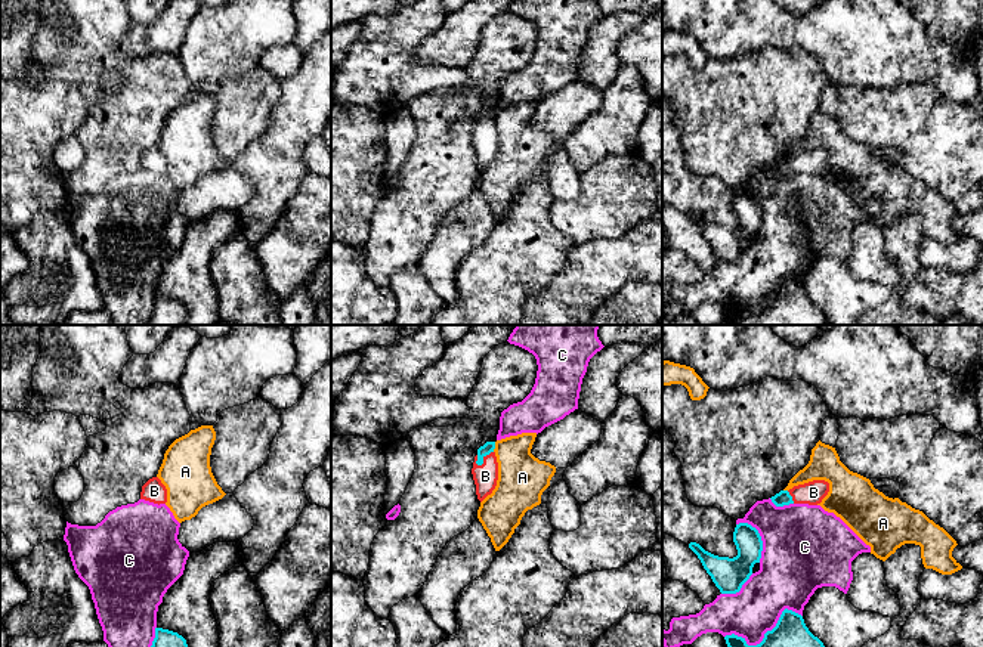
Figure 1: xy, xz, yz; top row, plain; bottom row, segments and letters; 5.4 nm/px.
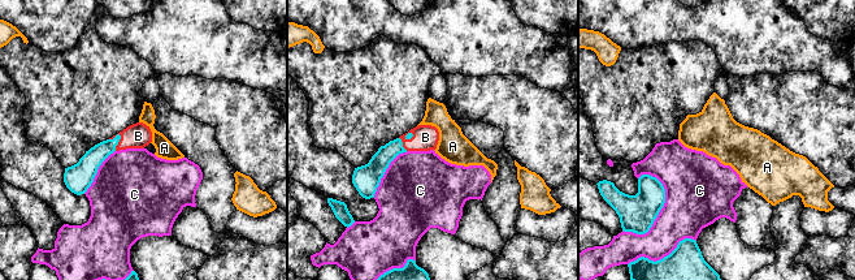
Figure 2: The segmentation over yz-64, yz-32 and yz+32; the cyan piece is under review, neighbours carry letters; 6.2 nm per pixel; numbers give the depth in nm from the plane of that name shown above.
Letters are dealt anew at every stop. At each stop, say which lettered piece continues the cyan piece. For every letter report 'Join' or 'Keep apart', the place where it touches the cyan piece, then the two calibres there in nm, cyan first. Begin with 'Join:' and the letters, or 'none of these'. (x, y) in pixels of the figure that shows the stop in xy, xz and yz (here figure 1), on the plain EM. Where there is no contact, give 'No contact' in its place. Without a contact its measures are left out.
Join: B
A: Keep apart. Touches cyan at xz (494, 115). Thickness 60 nm (cyan) against 260 nm
B: Join. Touches cyan at xz (482, 129). Thickness 60 nm (cyan) against 140 nm
C: Keep apart. Touches cyan at yz (764, 303). Thickness 340 nm (cyan) against 280 nm

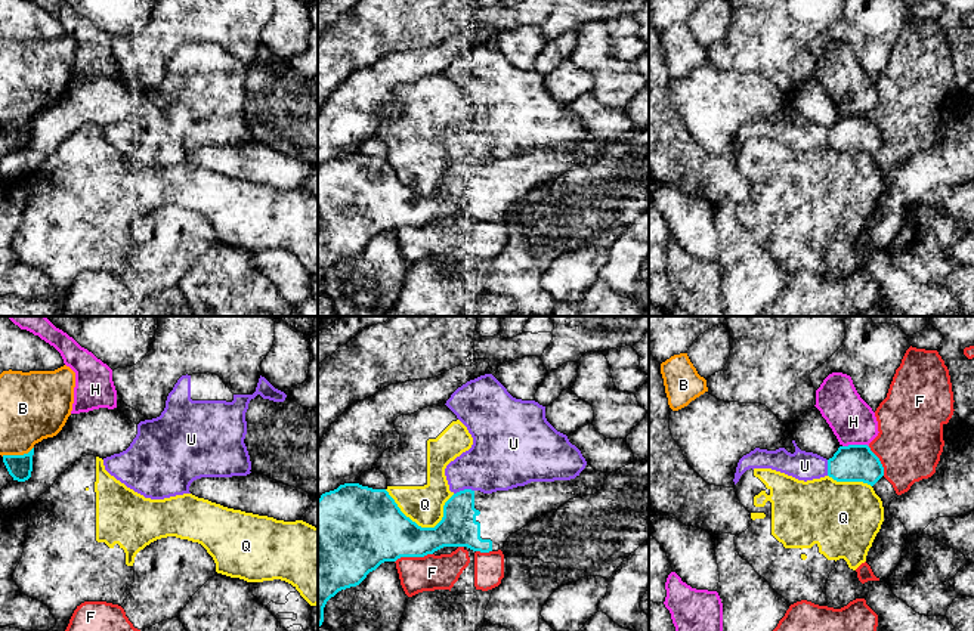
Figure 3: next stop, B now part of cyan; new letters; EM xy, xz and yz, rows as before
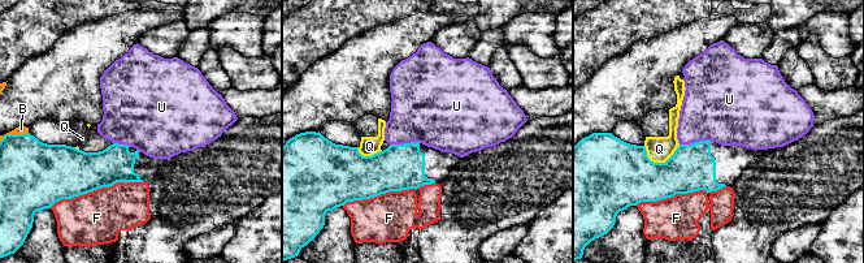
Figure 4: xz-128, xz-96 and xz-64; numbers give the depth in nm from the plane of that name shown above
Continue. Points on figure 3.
Join: none of these
B: Keep apart. Touches cyan at xy (16, 124). Thickness 140 nm (cyan) against 320 nm
F: Keep apart. Touches cyan at xz (413, 225). Thickness 360 nm (cyan) against 190 nm
H: Keep apart. Touches cyan at yz (855, 114). Thickness 200 nm (cyan) against 240 nm
Q: Keep apart. Touches cyan at xz (423, 197). Thickness 340 nm (cyan) against 200 nm
U: Keep apart. Touches cyan at xz (464, 158). Thickness 200 nm (cyan) against 340 nm

